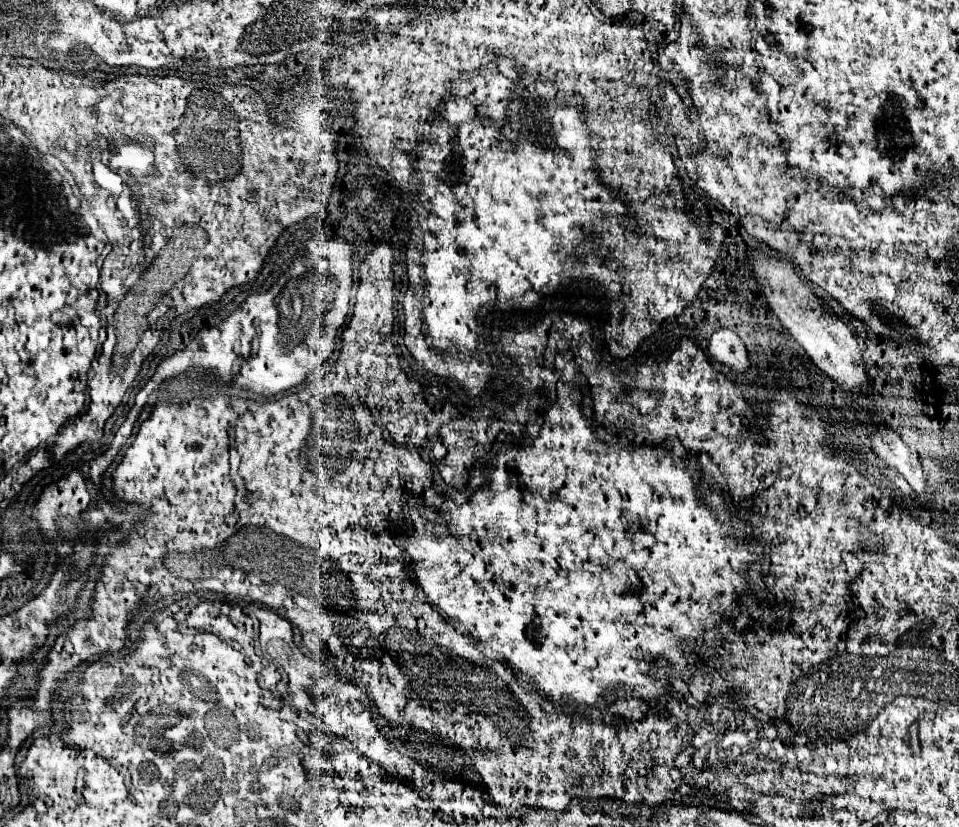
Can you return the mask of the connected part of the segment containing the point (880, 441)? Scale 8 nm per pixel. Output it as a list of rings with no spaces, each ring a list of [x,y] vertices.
[[[877,427],[877,431],[871,433],[869,439],[873,453],[887,465],[897,467],[907,479],[907,483],[913,487],[913,491],[917,495],[923,495],[927,487],[927,475],[919,461],[919,453],[907,447],[901,437],[895,431],[889,431],[887,427]]]

